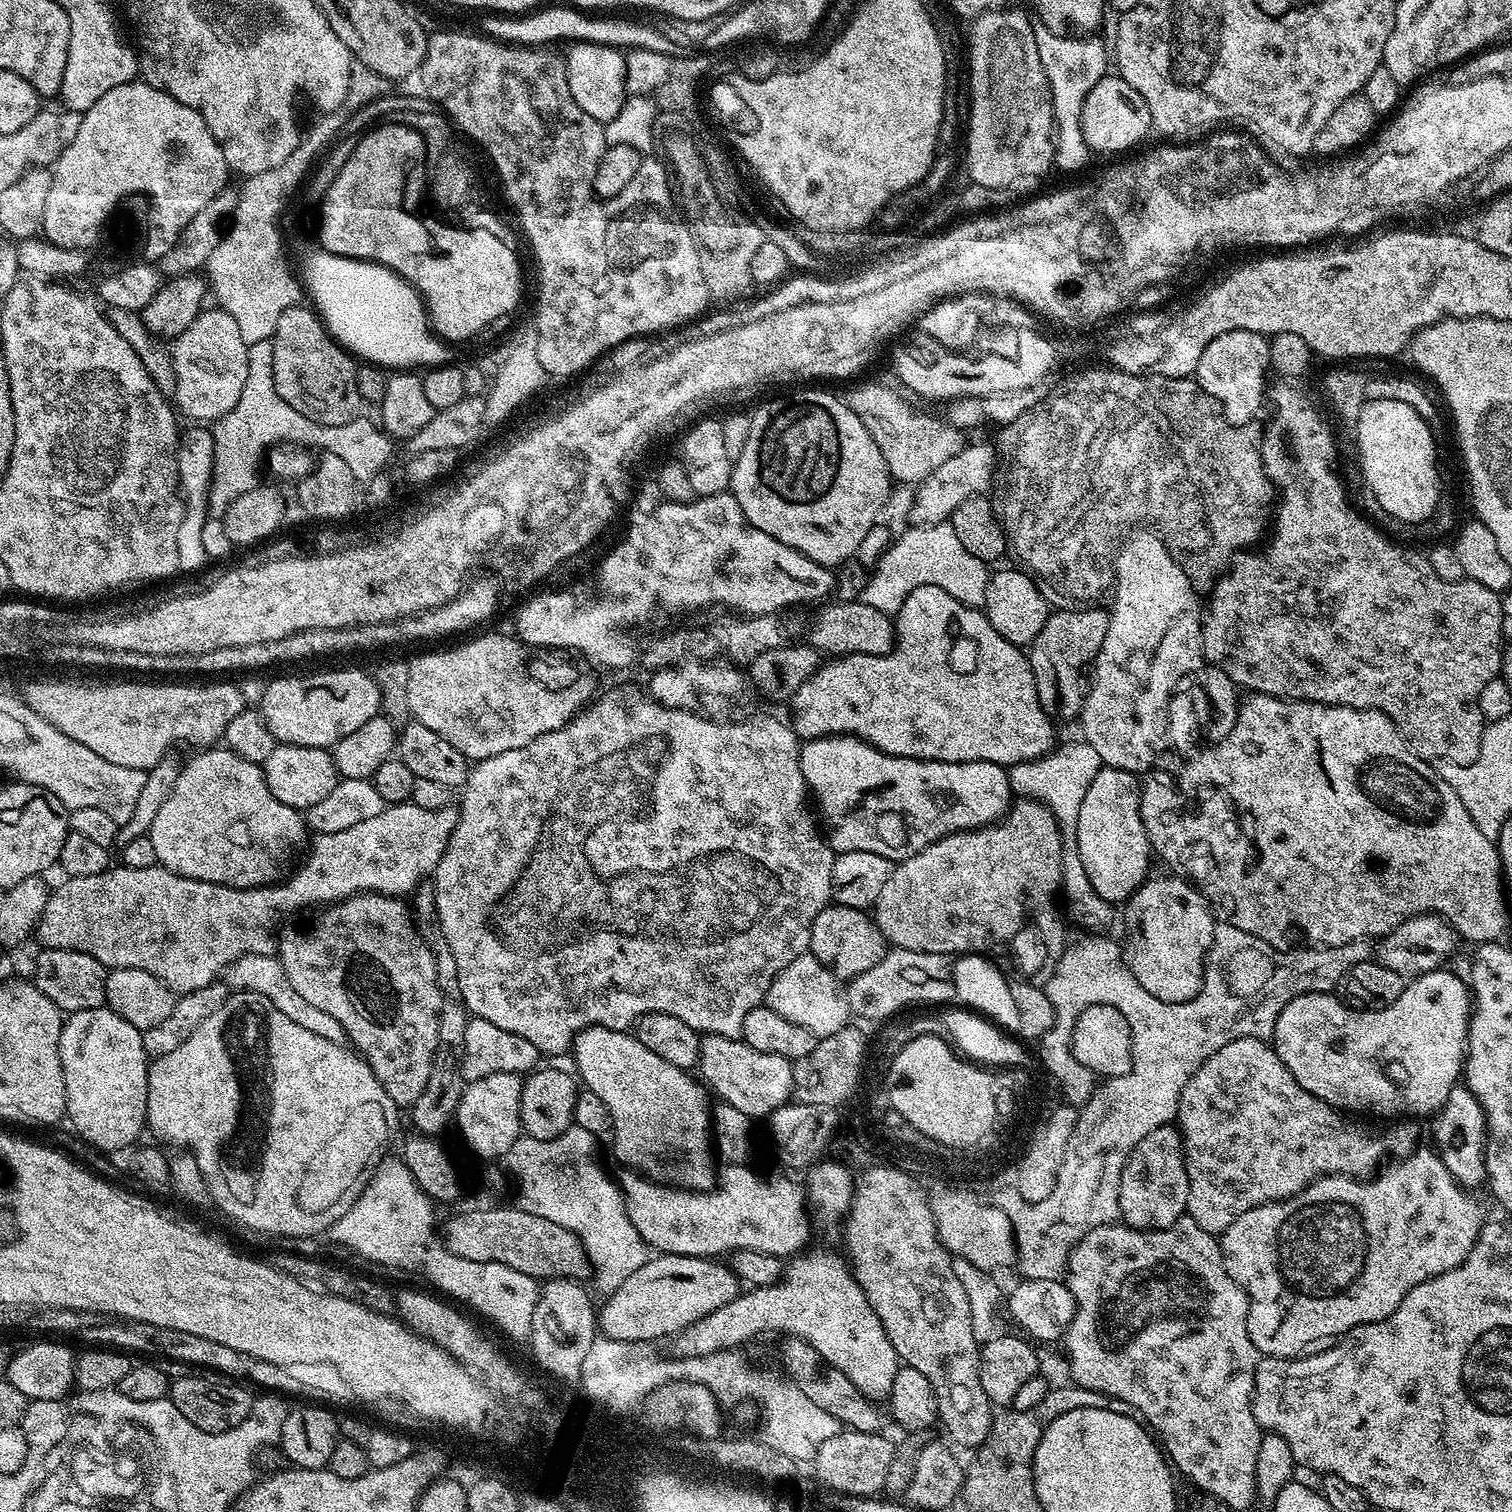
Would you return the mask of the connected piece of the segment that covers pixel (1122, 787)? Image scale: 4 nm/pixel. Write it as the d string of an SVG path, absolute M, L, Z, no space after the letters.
M1101 766L1094 782L1090 782L1090 790L1086 790L1086 798L1082 798L1081 817L1100 820L1100 824L1081 822L1076 826L1075 850L1082 858L1082 870L1086 870L1086 878L1090 878L1090 886L1094 886L1094 894L1098 898L1106 898L1114 906L1123 905L1136 893L1144 883L1148 872L1148 856L1153 855L1152 844L1148 841L1146 826L1142 826L1140 813L1140 784L1137 773Z

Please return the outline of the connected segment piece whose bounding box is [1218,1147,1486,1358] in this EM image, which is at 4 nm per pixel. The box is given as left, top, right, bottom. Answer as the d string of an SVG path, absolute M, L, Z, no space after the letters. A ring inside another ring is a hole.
M1417 1147L1411 1154L1405 1155L1397 1164L1389 1163L1381 1167L1379 1171L1368 1178L1357 1178L1355 1176L1322 1176L1314 1183L1308 1185L1297 1196L1291 1196L1285 1200L1272 1200L1269 1204L1259 1204L1258 1206L1246 1210L1225 1232L1219 1233L1220 1253L1226 1266L1226 1274L1242 1286L1242 1290L1248 1295L1248 1329L1250 1330L1250 1342L1260 1351L1261 1357L1282 1356L1285 1358L1296 1358L1307 1353L1311 1344L1316 1344L1319 1340L1331 1341L1333 1338L1340 1338L1343 1334L1351 1333L1352 1329L1363 1324L1373 1324L1382 1322L1402 1306L1402 1298L1414 1290L1422 1282L1442 1274L1446 1270L1454 1270L1470 1254L1470 1250L1475 1246L1476 1239L1480 1237L1480 1231L1484 1229L1486 1215L1484 1208L1475 1200L1475 1195L1469 1194L1466 1189L1455 1180L1450 1174L1450 1170L1444 1164L1440 1153L1431 1147Z

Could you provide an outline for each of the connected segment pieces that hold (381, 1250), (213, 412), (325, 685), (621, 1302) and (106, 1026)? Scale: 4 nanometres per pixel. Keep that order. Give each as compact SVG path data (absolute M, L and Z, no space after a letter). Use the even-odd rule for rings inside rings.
M385 1155L377 1162L370 1182L364 1187L362 1194L350 1206L350 1210L346 1210L346 1214L342 1214L338 1222L334 1222L326 1236L334 1243L357 1252L364 1260L373 1260L374 1263L385 1264L388 1268L401 1268L404 1272L417 1272L418 1275L425 1276L437 1288L437 1293L453 1301L461 1300L462 1303L469 1304L474 1311L481 1312L490 1323L497 1324L510 1339L527 1341L532 1334L532 1319L538 1295L537 1281L505 1264L470 1262L470 1258L458 1258L458 1254L454 1254L444 1245L437 1229L436 1232L432 1229L432 1208L433 1201L429 1200L428 1195L418 1186L403 1159L396 1157L395 1160L394 1157Z
M212 306L200 312L198 318L194 318L194 322L190 322L190 326L186 326L186 330L182 330L182 334L171 341L170 351L176 375L174 404L181 417L189 416L192 419L189 421L192 422L215 422L218 418L222 418L222 414L234 410L234 406L242 394L242 386L246 382L248 344L242 342L238 322L234 322L234 318L230 318L230 314L226 314L224 309L219 306Z
M360 668L316 672L313 676L280 676L264 688L264 724L281 744L331 749L358 726L381 715L380 690L372 674Z
M656 1254L646 1263L639 1266L618 1290L607 1297L604 1305L598 1308L598 1328L607 1339L631 1344L648 1344L652 1340L660 1340L663 1336L675 1337L694 1322L706 1318L706 1314L714 1314L722 1306L726 1306L742 1292L742 1282L732 1273L727 1263L707 1256L683 1256L682 1254Z
M107 1006L73 1012L62 1026L58 1054L66 1082L66 1120L72 1123L71 1131L97 1152L114 1154L120 1148L135 1145L140 1140L140 1131L145 1131L150 1057L142 1046L143 1037L141 1029L130 1026L126 1018L114 1014Z

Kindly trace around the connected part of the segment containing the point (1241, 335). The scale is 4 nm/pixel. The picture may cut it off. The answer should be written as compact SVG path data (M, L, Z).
M1234 330L1230 334L1222 334L1222 338L1214 338L1206 350L1202 350L1202 358L1198 358L1198 366L1194 379L1211 400L1220 406L1224 417L1232 424L1251 424L1260 412L1260 403L1265 403L1264 379L1270 376L1270 340L1250 330Z

